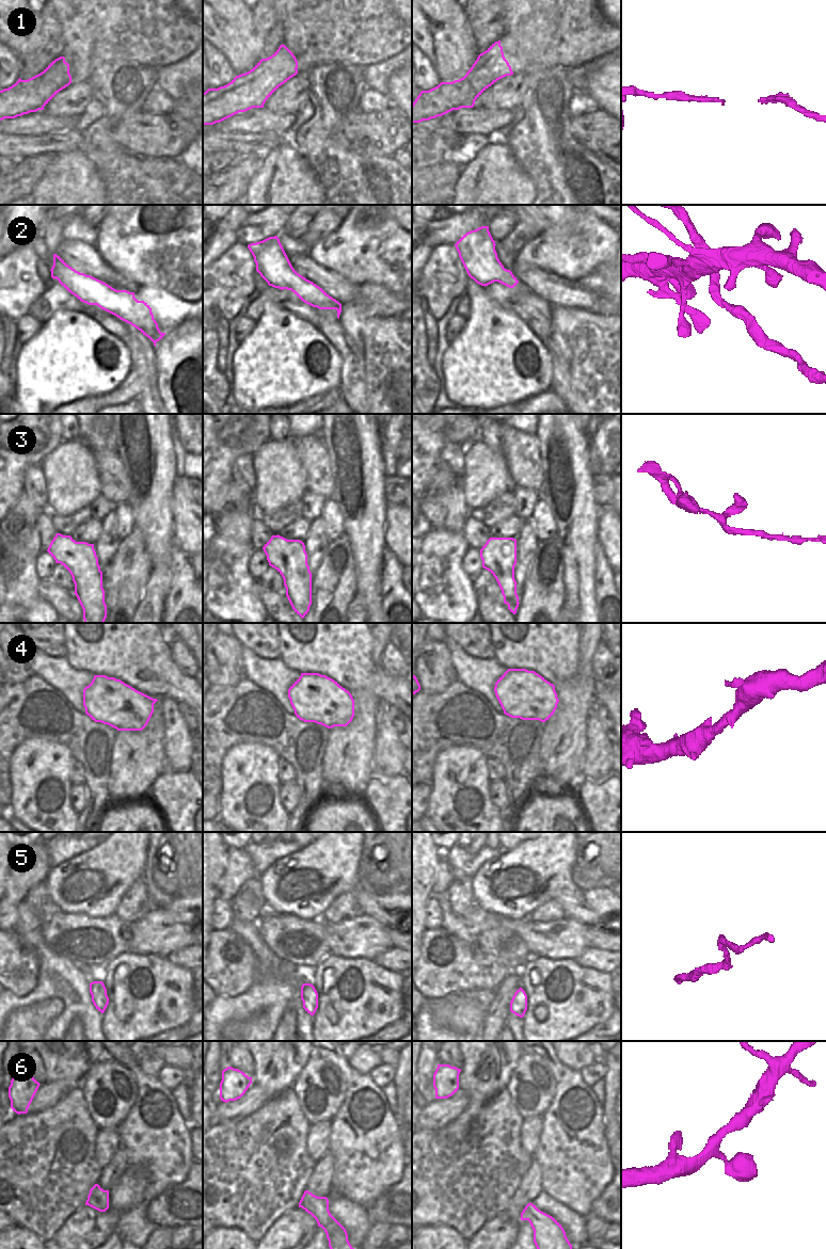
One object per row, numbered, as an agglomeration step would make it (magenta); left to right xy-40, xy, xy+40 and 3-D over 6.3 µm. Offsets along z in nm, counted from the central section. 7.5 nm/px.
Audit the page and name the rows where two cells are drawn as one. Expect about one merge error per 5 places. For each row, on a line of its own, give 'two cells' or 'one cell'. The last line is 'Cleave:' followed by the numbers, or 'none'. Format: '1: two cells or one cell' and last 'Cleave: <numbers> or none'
1: one cell
2: one cell
3: one cell
4: one cell
5: one cell
6: one cell
Cleave: none

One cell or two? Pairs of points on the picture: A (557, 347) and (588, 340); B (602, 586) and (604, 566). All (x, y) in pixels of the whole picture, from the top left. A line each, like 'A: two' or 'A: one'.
A: two
B: one

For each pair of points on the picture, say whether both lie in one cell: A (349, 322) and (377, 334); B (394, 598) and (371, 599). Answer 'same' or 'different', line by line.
A: different
B: different

